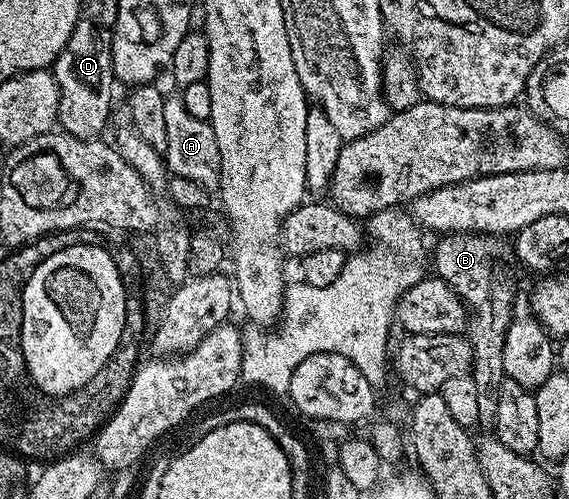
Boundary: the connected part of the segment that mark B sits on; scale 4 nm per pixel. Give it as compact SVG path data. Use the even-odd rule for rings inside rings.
M470 232L467 234L447 234L436 239L437 247L431 250L431 266L435 269L436 277L444 280L448 286L456 291L457 295L465 301L466 307L471 311L467 318L467 337L473 346L473 369L471 371L475 380L475 388L479 395L479 423L482 427L496 427L497 409L499 408L499 392L501 383L505 381L505 369L503 368L503 344L505 333L509 325L515 321L513 314L513 286L509 278L497 267L497 261L507 254L505 246L496 234L479 234Z

